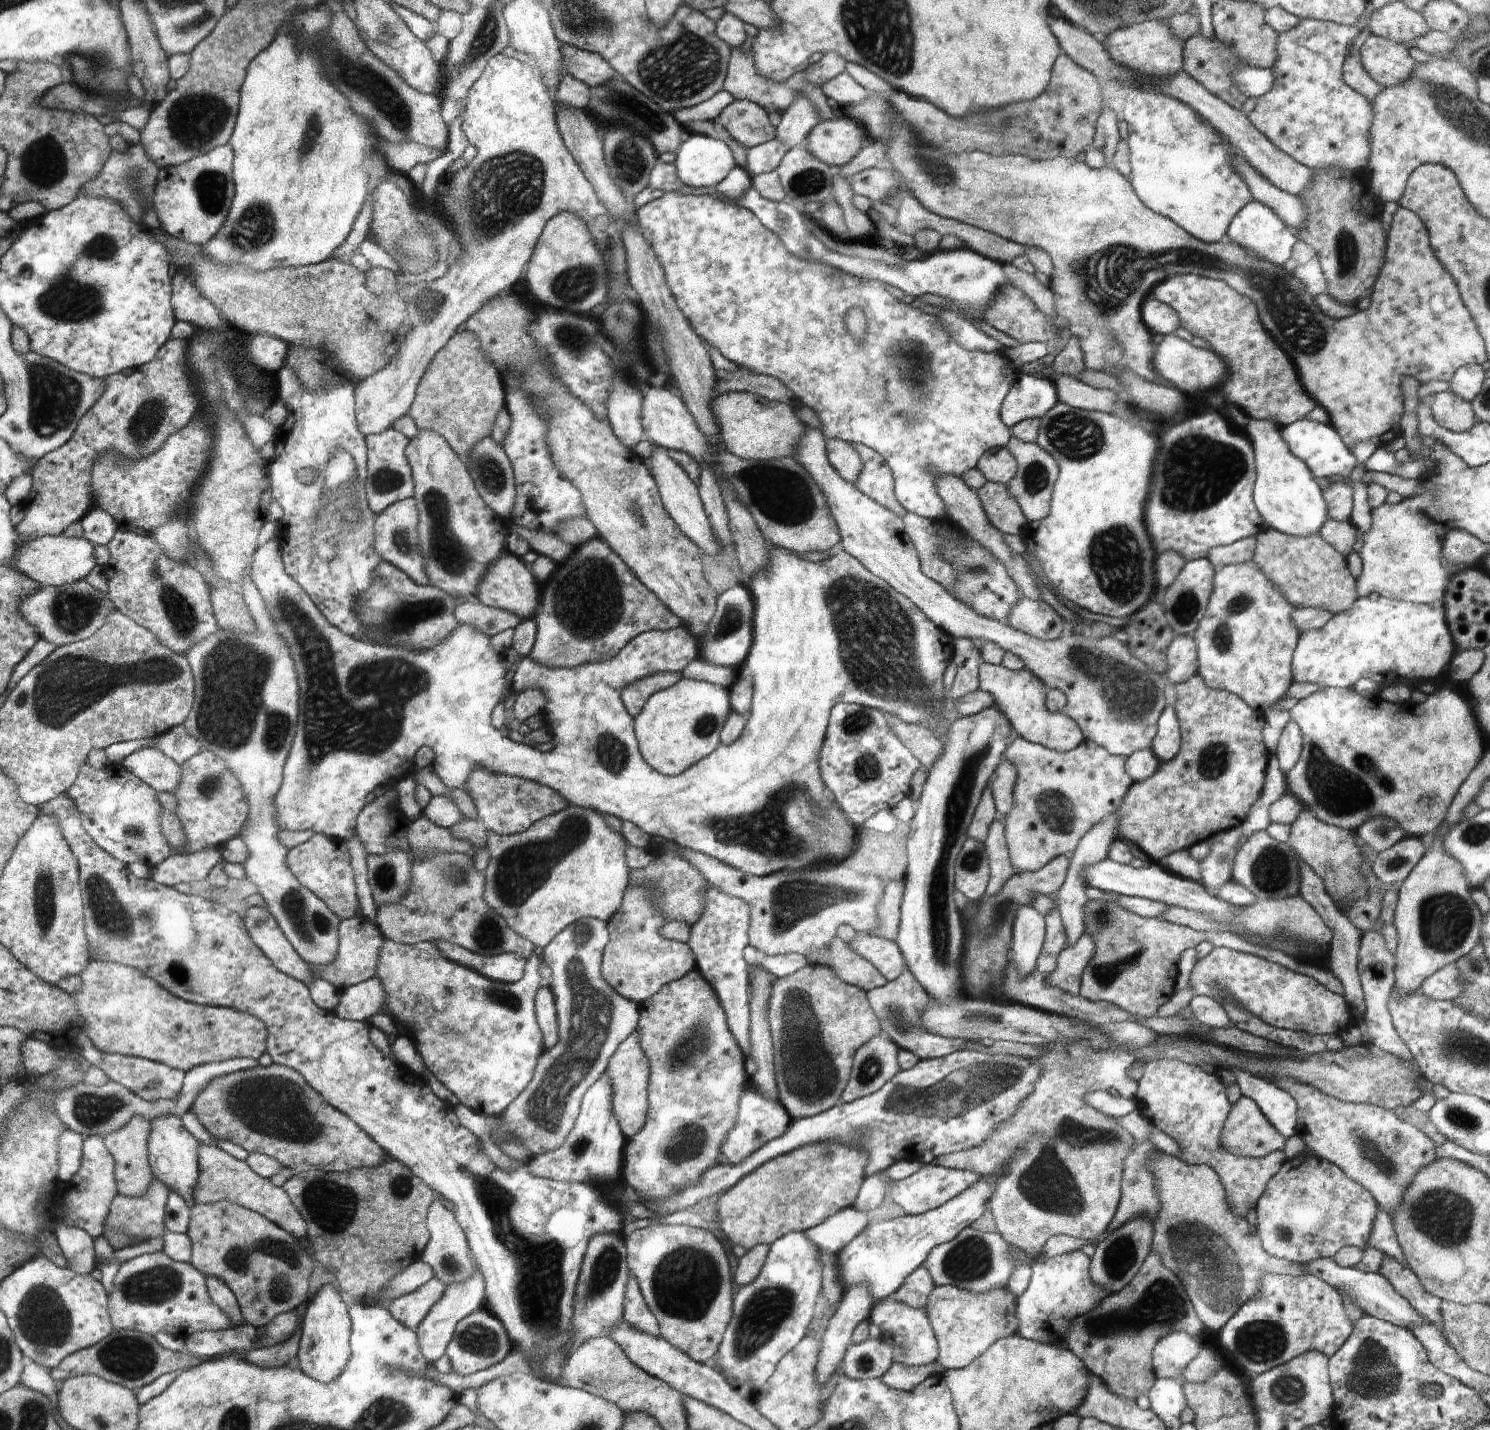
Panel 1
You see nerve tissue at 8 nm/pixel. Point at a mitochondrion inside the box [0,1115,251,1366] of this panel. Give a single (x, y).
(43, 1316)

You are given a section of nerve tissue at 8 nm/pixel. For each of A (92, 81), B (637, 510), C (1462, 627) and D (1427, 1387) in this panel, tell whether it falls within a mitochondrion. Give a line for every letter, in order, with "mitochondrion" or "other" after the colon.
A: mitochondrion
B: mitochondrion
C: other
D: mitochondrion

